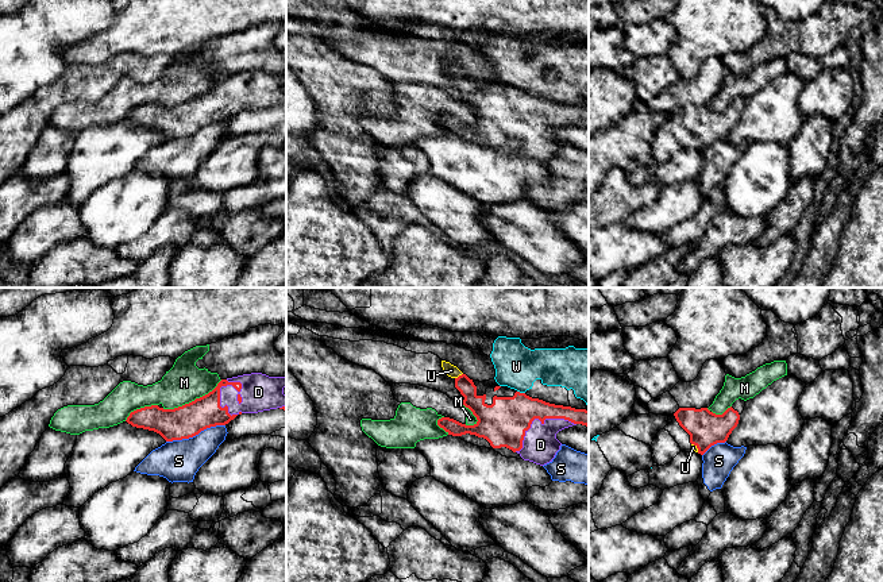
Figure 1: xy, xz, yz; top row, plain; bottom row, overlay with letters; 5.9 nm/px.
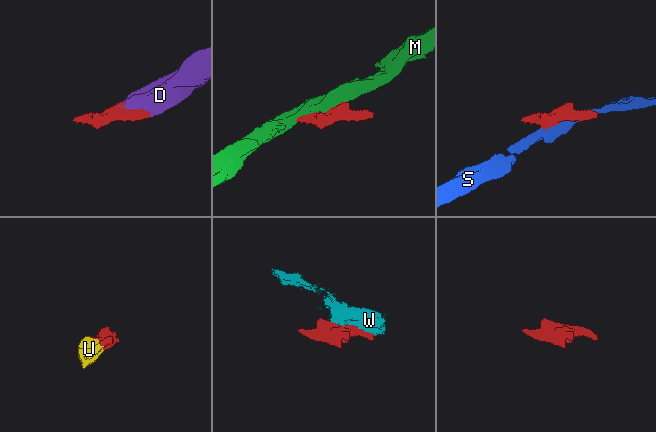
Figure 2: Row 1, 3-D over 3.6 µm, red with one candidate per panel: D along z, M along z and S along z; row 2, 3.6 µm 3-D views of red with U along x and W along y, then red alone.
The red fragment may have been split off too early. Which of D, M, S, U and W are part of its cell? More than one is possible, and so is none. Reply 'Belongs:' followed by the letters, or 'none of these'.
Belongs: D, U

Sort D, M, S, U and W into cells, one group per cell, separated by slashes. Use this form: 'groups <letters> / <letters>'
groups D U / M / S / W

